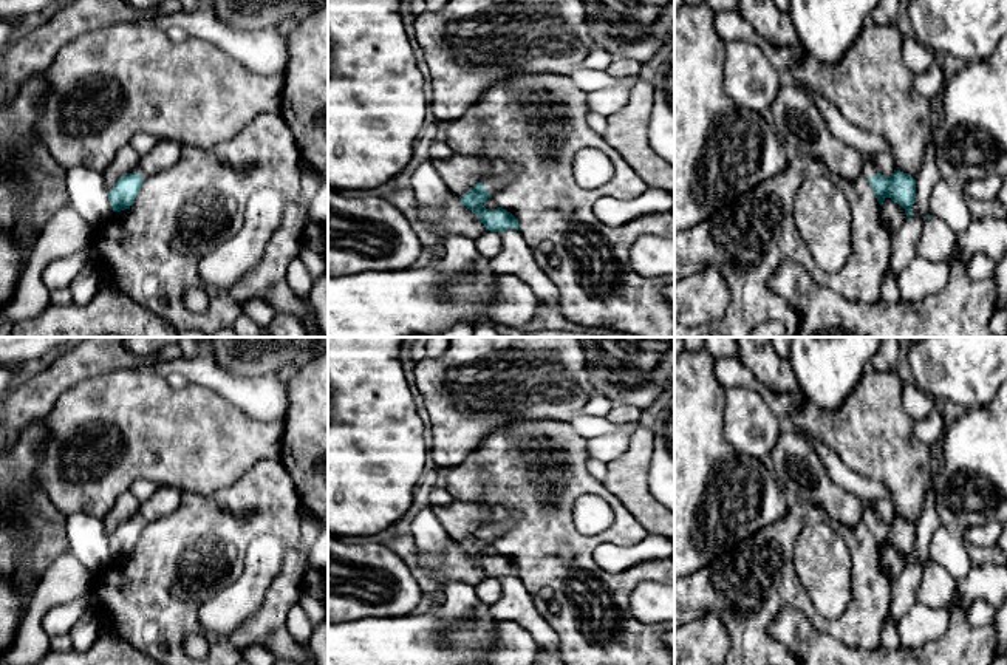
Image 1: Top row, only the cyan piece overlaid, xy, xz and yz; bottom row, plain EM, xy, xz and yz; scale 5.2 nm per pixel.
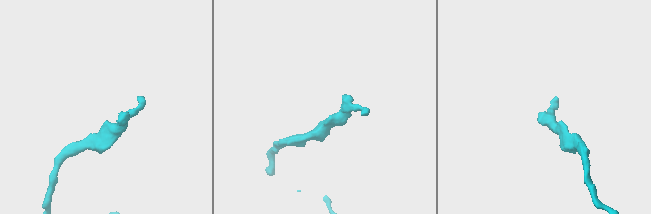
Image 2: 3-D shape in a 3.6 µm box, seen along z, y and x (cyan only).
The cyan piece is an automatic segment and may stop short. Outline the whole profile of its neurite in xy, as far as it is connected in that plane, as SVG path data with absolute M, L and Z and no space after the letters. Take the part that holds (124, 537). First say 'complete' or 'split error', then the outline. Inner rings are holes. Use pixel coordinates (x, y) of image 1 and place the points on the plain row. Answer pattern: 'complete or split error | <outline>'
split error | M162 486L144 503L133 520L122 521L108 537L113 558L130 555L147 523L172 513L181 503L183 492Z

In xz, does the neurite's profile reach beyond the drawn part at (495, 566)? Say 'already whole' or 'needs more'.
needs more

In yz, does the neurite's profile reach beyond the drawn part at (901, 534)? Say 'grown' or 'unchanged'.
grown

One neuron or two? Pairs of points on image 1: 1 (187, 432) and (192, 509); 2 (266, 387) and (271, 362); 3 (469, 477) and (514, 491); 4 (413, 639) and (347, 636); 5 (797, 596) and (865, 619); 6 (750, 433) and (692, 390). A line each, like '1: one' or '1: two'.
1: two
2: two
3: one
4: one
5: one
6: two

